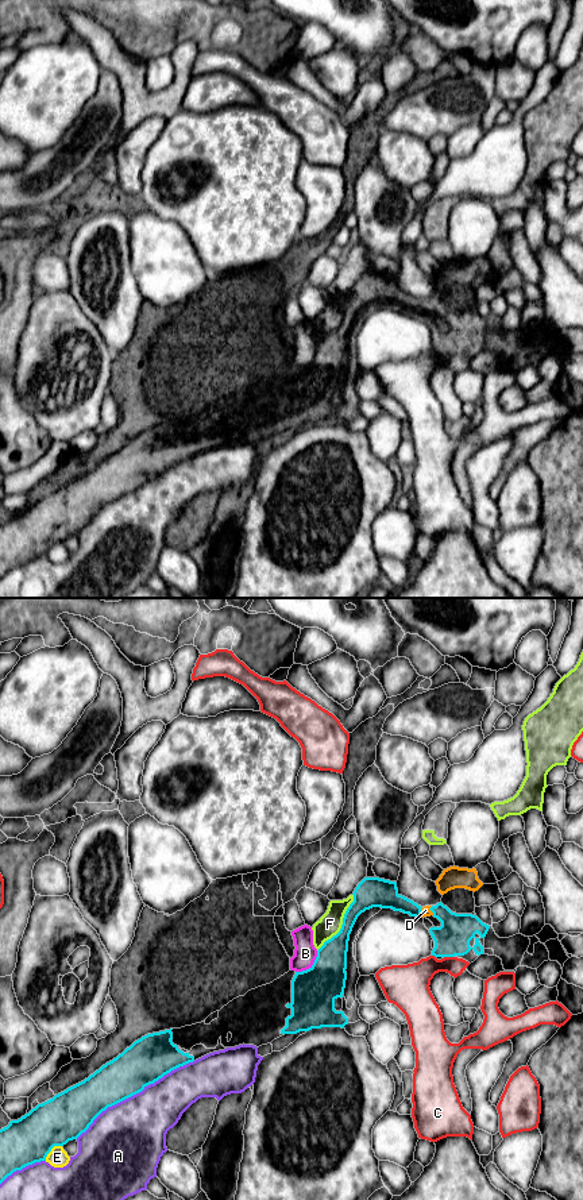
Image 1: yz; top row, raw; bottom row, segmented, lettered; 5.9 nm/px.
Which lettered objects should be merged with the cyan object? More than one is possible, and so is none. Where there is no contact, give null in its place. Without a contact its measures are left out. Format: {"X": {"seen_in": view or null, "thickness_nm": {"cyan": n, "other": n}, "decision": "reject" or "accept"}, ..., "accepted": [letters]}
{"A": {"seen_in": "yz", "thickness_nm": {"cyan": 260, "other": 420}, "decision": "reject"}, "B": {"seen_in": "yz", "thickness_nm": {"cyan": 280, "other": 140}, "decision": "reject"}, "C": {"seen_in": "yz", "thickness_nm": {"cyan": 220, "other": 190}, "decision": "reject"}, "D": {"seen_in": "yz", "thickness_nm": {"cyan": 220, "other": 50}, "decision": "accept"}, "E": {"seen_in": "yz", "thickness_nm": {"cyan": 280, "other": 110}, "decision": "reject"}, "F": {"seen_in": "yz", "thickness_nm": {"cyan": 190, "other": 140}, "decision": "reject"}, "accepted": ["D"]}

